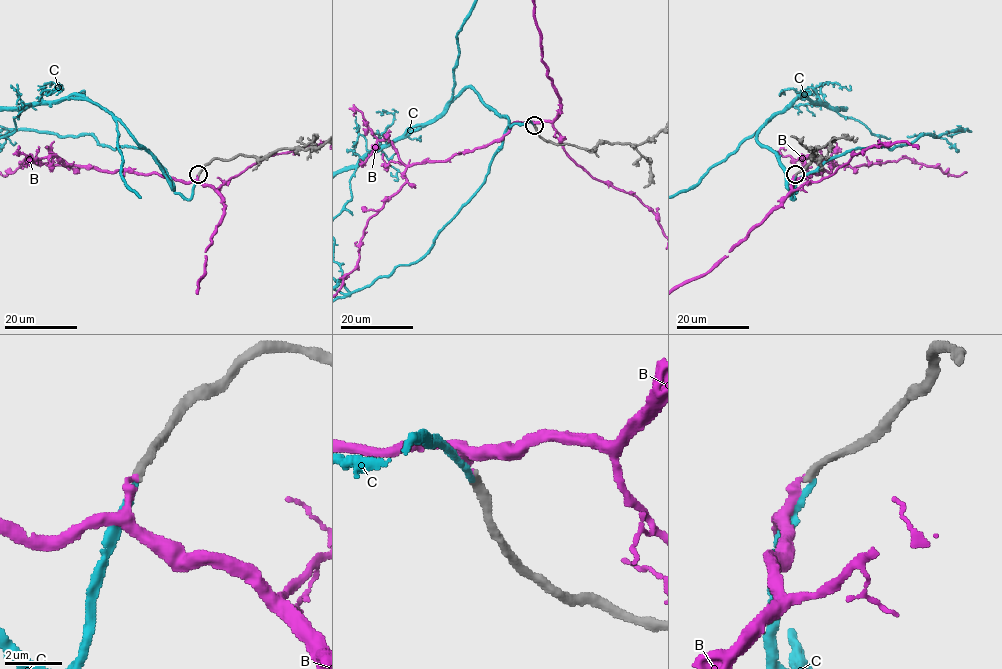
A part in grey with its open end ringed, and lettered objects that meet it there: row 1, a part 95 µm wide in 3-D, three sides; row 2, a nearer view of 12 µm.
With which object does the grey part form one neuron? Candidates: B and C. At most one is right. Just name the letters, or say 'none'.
B

